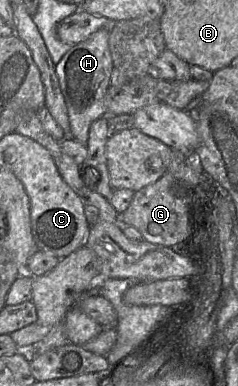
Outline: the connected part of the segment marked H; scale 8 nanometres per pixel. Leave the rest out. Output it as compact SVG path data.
M111 26L99 29L86 40L73 45L55 66L69 116L69 138L73 138L86 147L91 124L101 117L108 116L105 95L110 86L113 71L112 55L109 49L110 29Z

